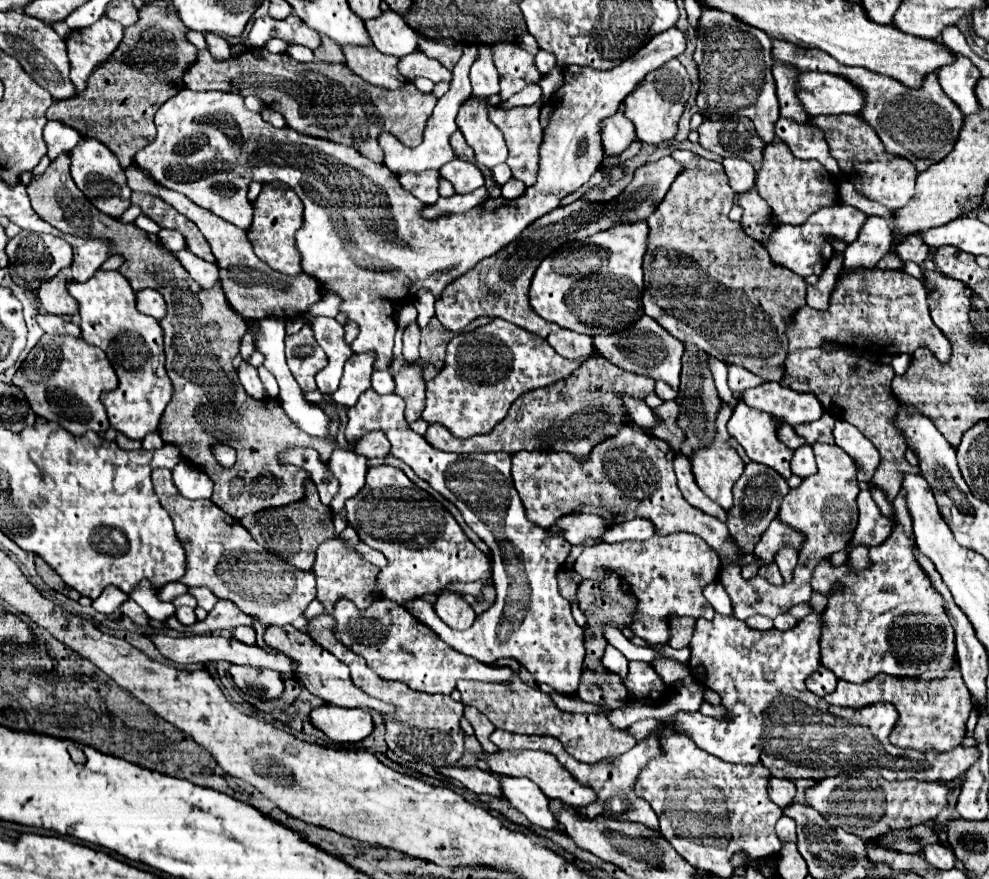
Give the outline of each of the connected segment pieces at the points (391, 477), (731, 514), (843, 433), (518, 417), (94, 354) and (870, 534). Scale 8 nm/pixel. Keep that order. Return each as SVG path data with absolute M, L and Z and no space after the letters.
M392 466L368 468L364 488L356 494L356 498L348 500L346 504L346 520L358 532L364 544L368 544L374 550L380 550L388 558L388 566L382 568L378 576L378 588L384 598L394 600L398 604L404 604L406 600L412 600L412 598L420 598L424 594L438 596L450 584L472 582L484 572L488 572L486 556L464 536L464 532L460 530L452 514L446 508L442 508L442 504L436 502L428 492L414 486L398 468L392 468Z
M758 462L746 464L744 474L734 484L734 506L728 510L730 536L744 552L754 550L756 542L766 532L768 524L778 516L780 500L788 494L788 490L790 488L786 484L786 480L782 476L778 476L776 470L772 470L772 468L764 466L764 464L758 464Z
M836 420L834 440L836 446L840 446L854 460L858 480L870 482L880 464L880 452L874 448L874 444L858 428L854 428L844 420Z
M594 356L588 358L572 376L550 384L548 388L538 388L526 392L512 404L506 418L496 424L496 428L488 436L472 436L468 440L460 440L452 436L444 426L432 424L428 426L424 438L438 450L456 452L456 454L472 454L472 452L520 452L520 450L566 450L578 458L590 454L592 446L616 434L616 426L628 422L624 412L620 392L636 396L644 400L648 392L654 390L654 380L646 376L638 376L632 372L624 372L616 368L608 360Z
M44 334L20 364L12 384L24 390L36 416L56 422L72 434L80 436L88 430L102 434L110 428L100 394L104 390L114 390L118 378L106 354L82 338Z
M862 490L858 494L858 508L858 526L852 536L852 544L848 544L846 552L856 548L856 544L864 544L866 548L880 546L892 532L892 524L888 524L888 520L880 516L880 508L876 508L876 502L872 500L872 494L868 490Z

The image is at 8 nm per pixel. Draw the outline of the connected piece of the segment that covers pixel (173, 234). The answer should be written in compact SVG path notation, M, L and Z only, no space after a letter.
M160 230L156 236L160 236L160 240L164 240L168 250L176 250L178 252L178 250L186 248L186 242L184 242L182 234L176 232L176 230Z

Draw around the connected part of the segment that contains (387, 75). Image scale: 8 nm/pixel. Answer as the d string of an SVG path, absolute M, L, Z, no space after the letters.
M372 44L370 46L344 46L342 48L344 56L346 56L346 66L356 72L360 78L364 78L366 82L374 84L374 86L382 86L382 88L398 88L400 84L404 84L404 78L400 76L396 64L398 58L396 56L386 56L382 52L378 52Z

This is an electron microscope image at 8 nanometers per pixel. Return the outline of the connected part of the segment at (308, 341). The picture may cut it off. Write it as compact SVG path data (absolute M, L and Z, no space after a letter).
M304 324L300 332L286 336L286 360L302 392L314 392L314 376L326 366L328 356L316 344L316 338L312 336L312 328L308 324Z

